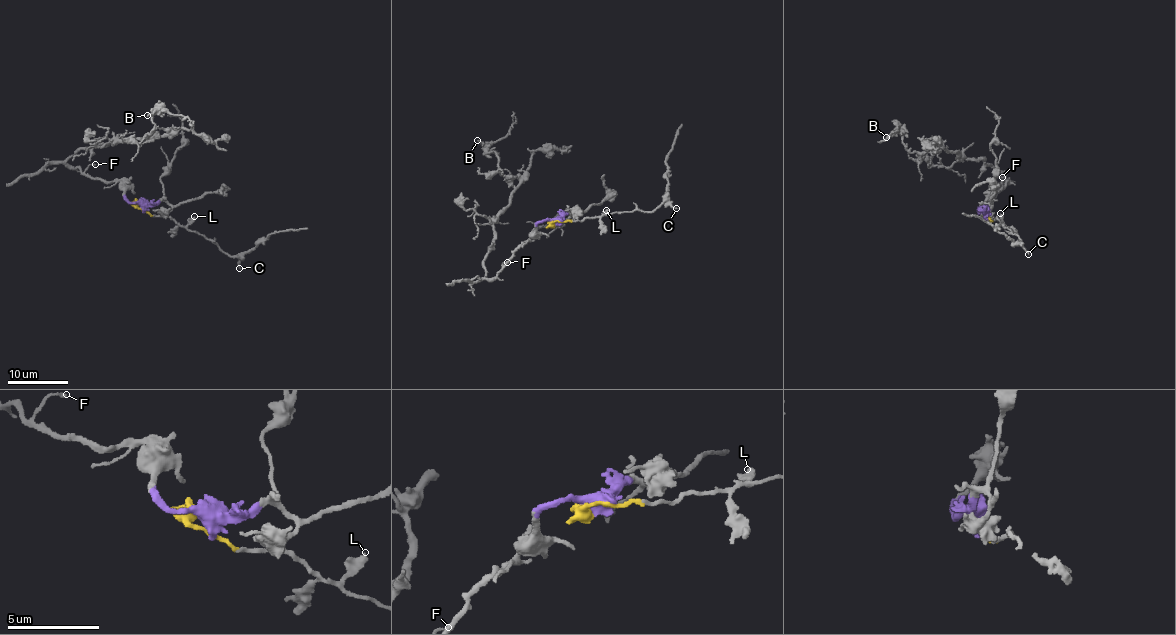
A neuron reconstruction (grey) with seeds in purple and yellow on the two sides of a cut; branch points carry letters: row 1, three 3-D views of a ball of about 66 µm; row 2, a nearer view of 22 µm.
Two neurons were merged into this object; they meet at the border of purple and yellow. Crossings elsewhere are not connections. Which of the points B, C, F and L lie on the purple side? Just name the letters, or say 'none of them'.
B, F

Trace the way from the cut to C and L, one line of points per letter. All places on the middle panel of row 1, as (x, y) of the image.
C: (553, 223), (582, 221), (612, 212), (650, 212), (664, 203), (677, 208)
L: (553, 223), (582, 221), (605, 214), (606, 210)

